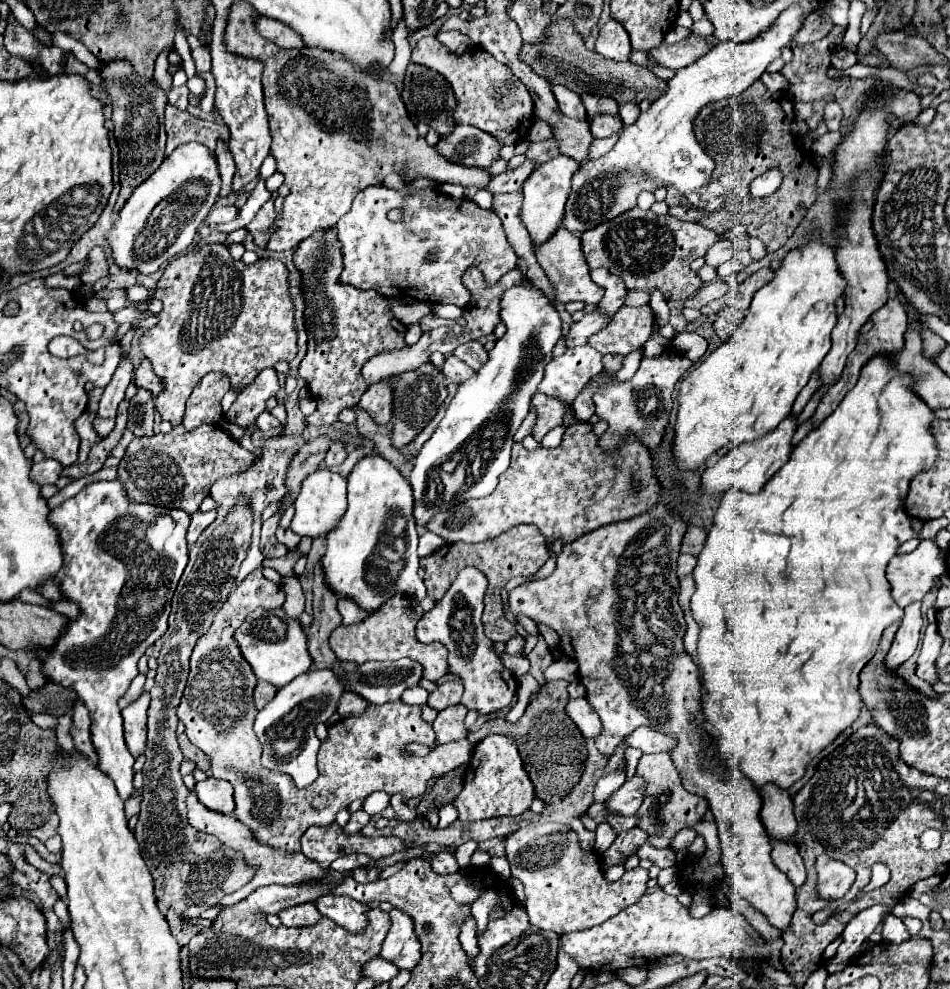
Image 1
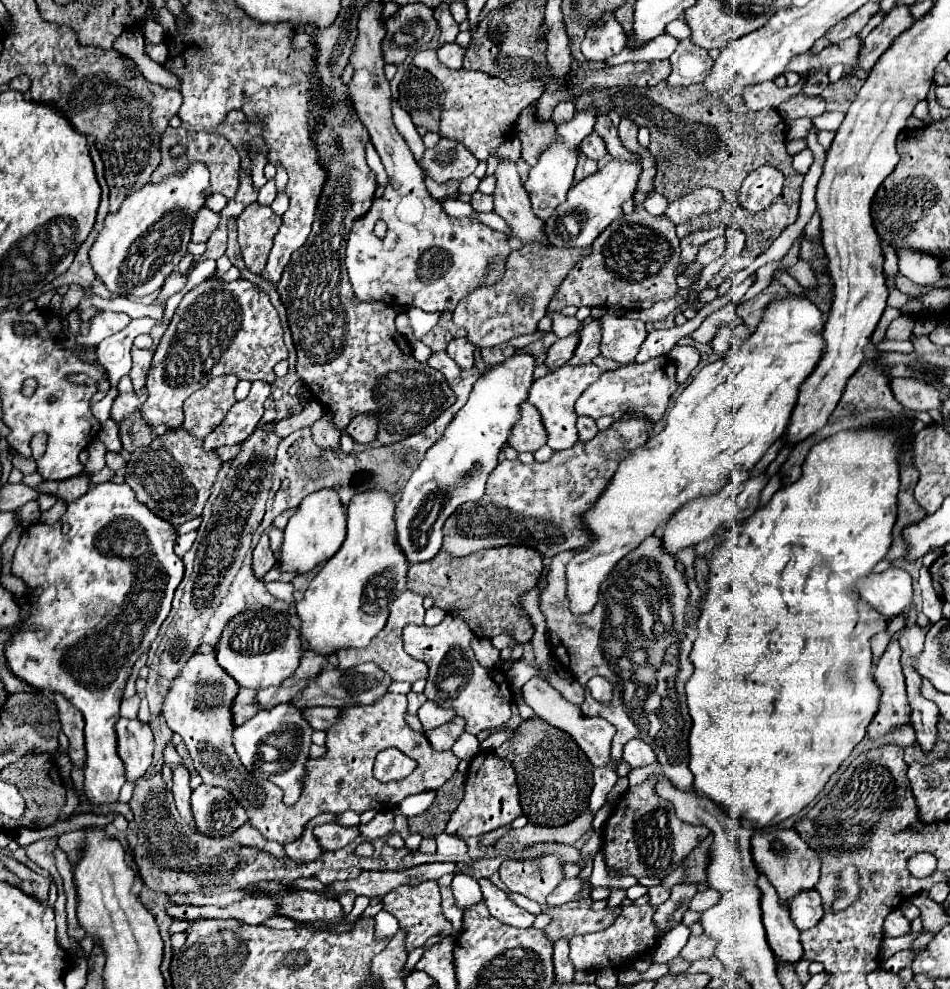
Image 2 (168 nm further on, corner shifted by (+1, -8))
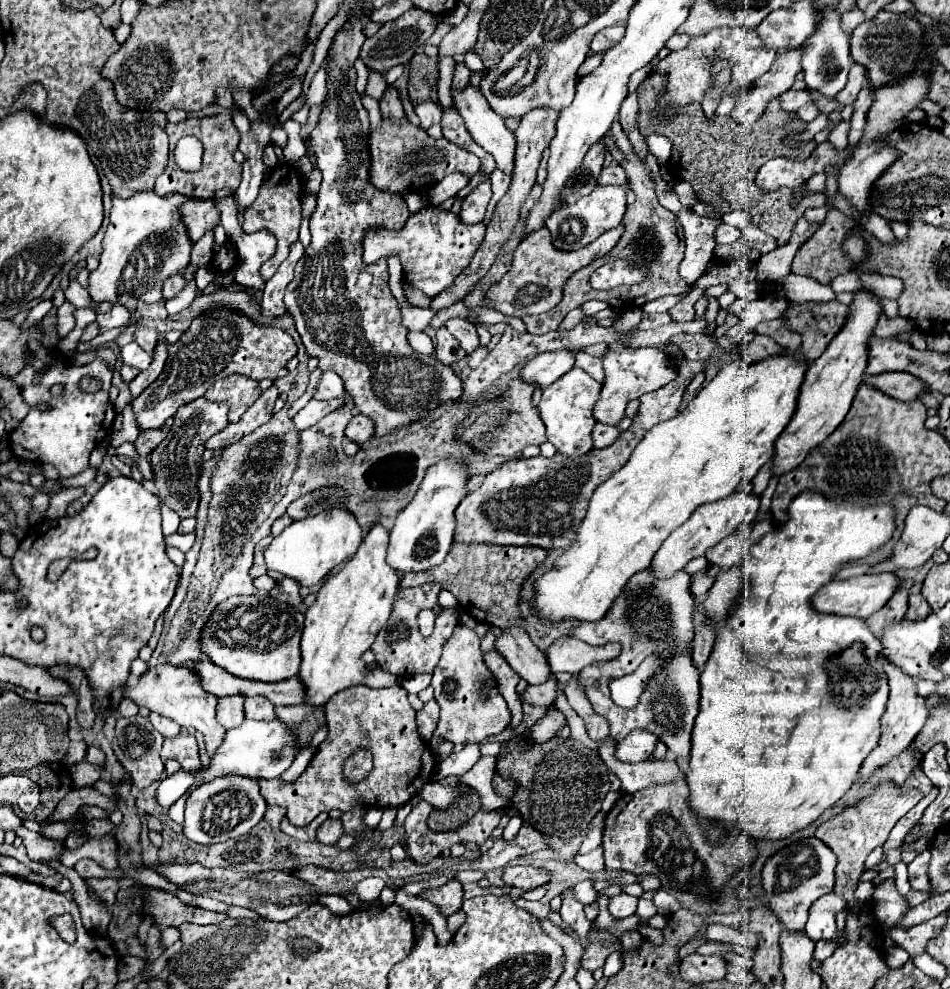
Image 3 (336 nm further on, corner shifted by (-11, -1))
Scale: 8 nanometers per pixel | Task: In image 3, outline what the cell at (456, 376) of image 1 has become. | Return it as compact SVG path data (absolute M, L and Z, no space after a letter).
M439 328L437 330L437 344L435 344L435 358L441 360L443 364L451 366L457 364L465 358L467 354L459 348L457 340L447 332L447 328Z

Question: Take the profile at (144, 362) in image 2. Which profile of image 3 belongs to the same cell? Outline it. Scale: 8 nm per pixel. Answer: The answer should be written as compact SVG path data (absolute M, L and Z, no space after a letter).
M139 328L137 334L135 334L135 340L137 340L137 344L139 344L145 352L153 354L153 350L155 350L155 346L157 346L157 340L159 340L159 332L157 332L157 330L147 330L147 328Z

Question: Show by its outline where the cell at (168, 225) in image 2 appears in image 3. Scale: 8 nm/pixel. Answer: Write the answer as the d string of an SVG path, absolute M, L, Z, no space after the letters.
M153 190L139 192L127 200L113 196L99 268L89 274L89 294L95 302L125 302L129 296L139 298L149 286L165 282L189 264L193 242L181 216L181 206L187 200L183 194L157 196Z

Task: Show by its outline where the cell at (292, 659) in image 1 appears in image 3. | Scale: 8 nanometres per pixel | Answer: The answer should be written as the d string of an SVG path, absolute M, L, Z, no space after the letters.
M237 596L237 606L245 606L245 614L241 622L237 620L219 620L219 612L223 608L217 608L203 628L201 648L209 654L209 658L225 668L227 672L259 680L259 682L281 682L287 678L293 678L299 674L301 664L301 630L303 630L303 612L295 610L293 606L273 598L273 596Z

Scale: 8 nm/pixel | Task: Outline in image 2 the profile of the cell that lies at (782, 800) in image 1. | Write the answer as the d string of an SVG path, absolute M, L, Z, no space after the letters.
M783 829L769 835L755 833L751 839L751 855L753 855L757 871L769 879L769 883L775 887L783 905L787 905L801 891L815 889L819 881L821 861L819 857L813 855L813 849L797 835L795 829Z

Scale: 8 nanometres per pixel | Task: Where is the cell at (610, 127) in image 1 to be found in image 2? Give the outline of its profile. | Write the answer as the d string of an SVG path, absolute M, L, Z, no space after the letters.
M591 133L587 139L583 139L581 151L583 151L583 155L587 155L589 159L595 159L595 161L599 161L603 155L607 155L603 139L599 139L599 135L595 135L595 133Z

